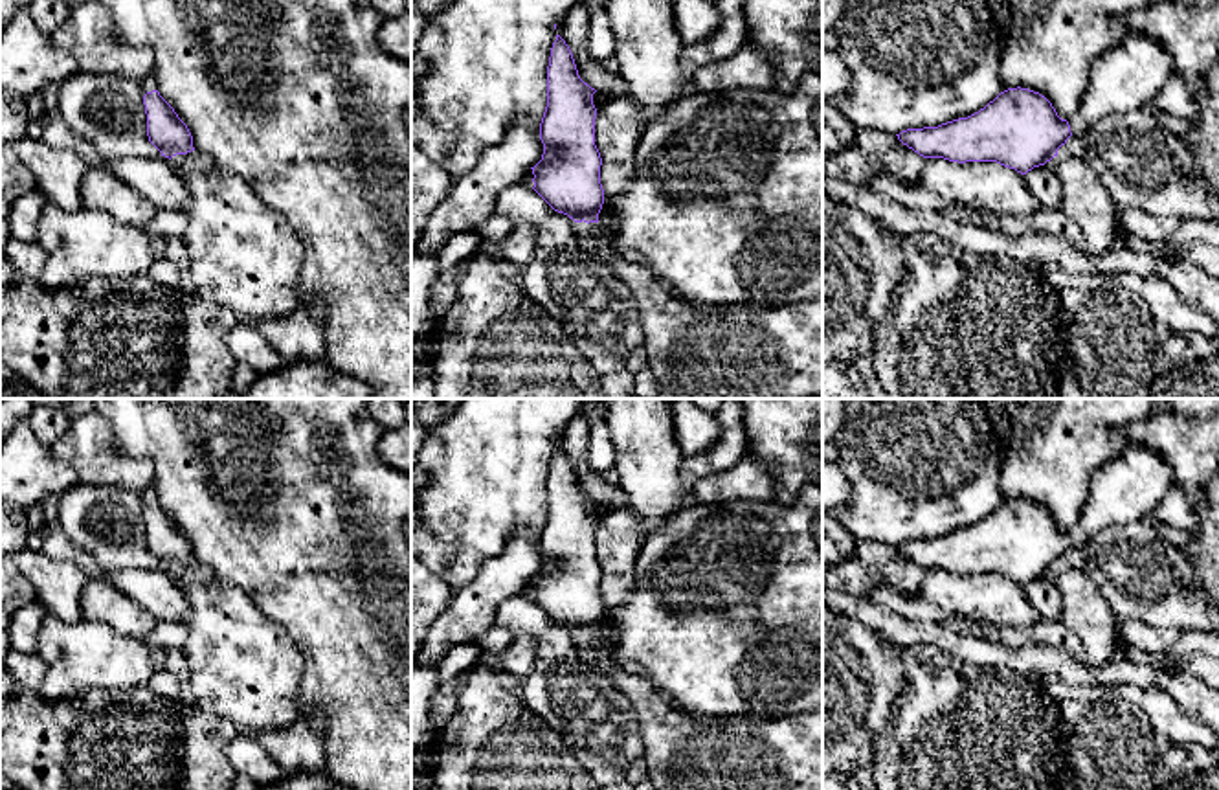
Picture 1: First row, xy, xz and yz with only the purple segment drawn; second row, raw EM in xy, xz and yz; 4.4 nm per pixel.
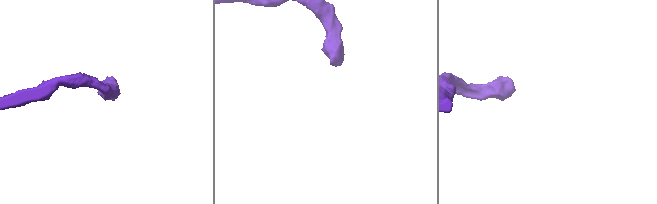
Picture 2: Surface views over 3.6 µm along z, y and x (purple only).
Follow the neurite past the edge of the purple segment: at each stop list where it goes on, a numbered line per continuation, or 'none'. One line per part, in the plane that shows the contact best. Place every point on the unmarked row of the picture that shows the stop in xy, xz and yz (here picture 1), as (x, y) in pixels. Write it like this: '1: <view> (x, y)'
1: yz (1129, 487)

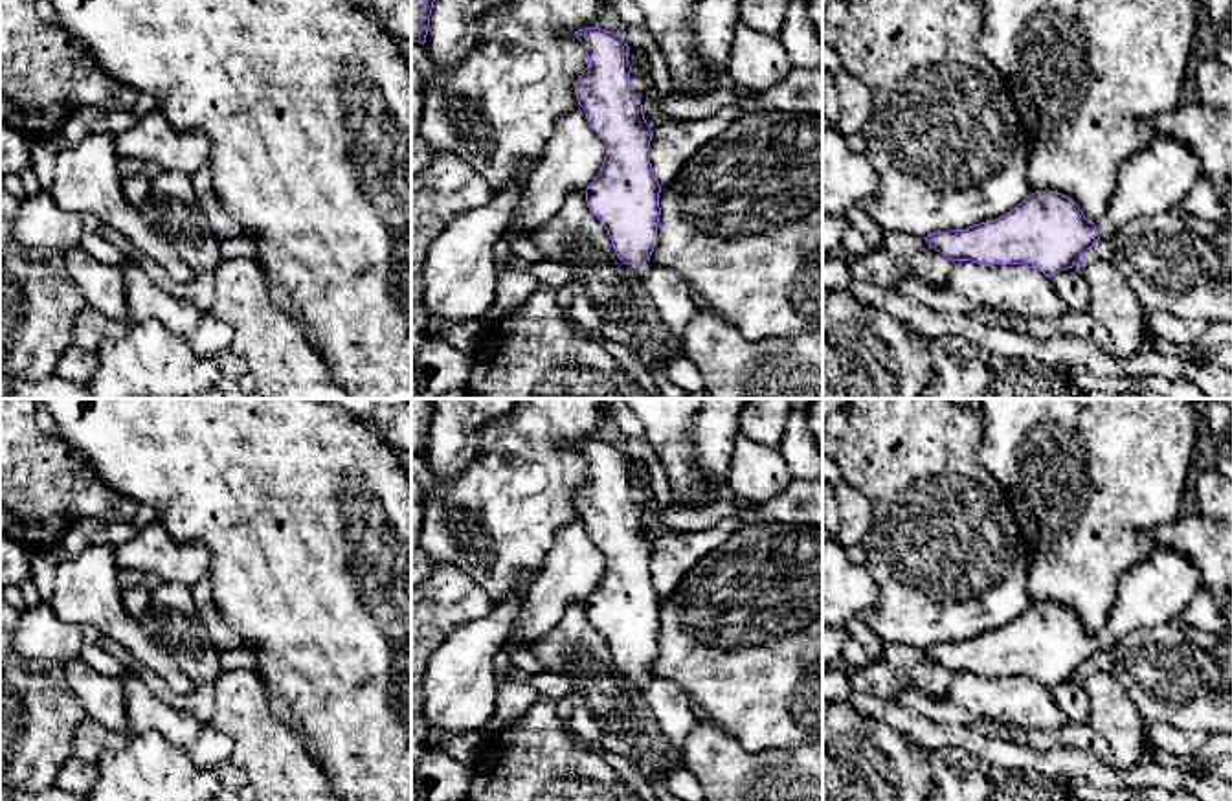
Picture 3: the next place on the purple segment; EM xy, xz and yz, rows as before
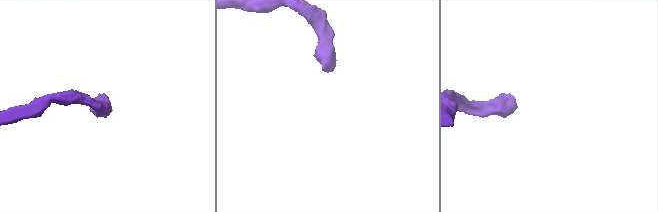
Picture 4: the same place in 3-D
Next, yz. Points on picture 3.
1: yz (1157, 590)

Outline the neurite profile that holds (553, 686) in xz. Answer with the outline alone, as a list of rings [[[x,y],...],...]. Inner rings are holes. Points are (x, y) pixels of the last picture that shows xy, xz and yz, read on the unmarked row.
[[[542,671],[532,674],[529,685],[551,702],[571,694],[571,678],[560,672]]]

